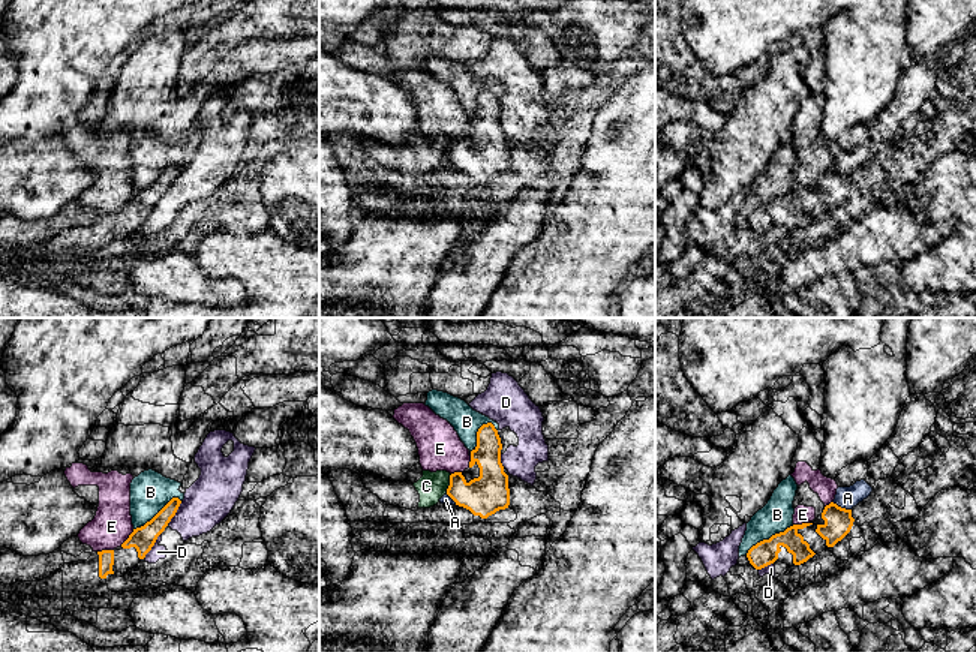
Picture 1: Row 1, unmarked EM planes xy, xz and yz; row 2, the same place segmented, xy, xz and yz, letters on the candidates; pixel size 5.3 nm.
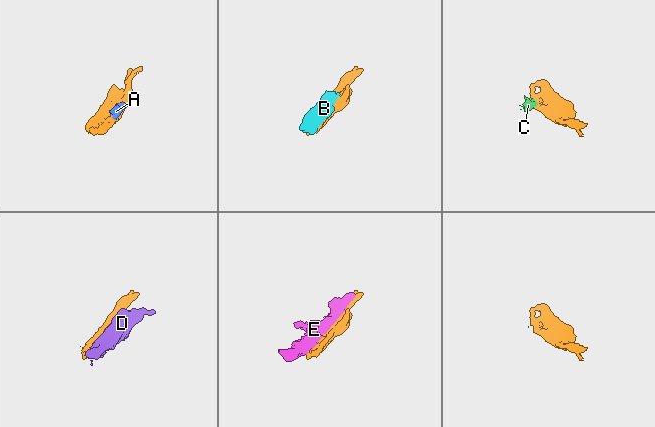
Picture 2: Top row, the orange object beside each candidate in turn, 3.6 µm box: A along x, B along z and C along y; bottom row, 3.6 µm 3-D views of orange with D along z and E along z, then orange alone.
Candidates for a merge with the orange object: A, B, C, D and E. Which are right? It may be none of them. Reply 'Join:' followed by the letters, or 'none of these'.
Join: none of these

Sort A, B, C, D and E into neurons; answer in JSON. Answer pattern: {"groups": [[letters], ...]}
{"groups": [["A", "C"], ["B"], ["D"], ["E"]]}

